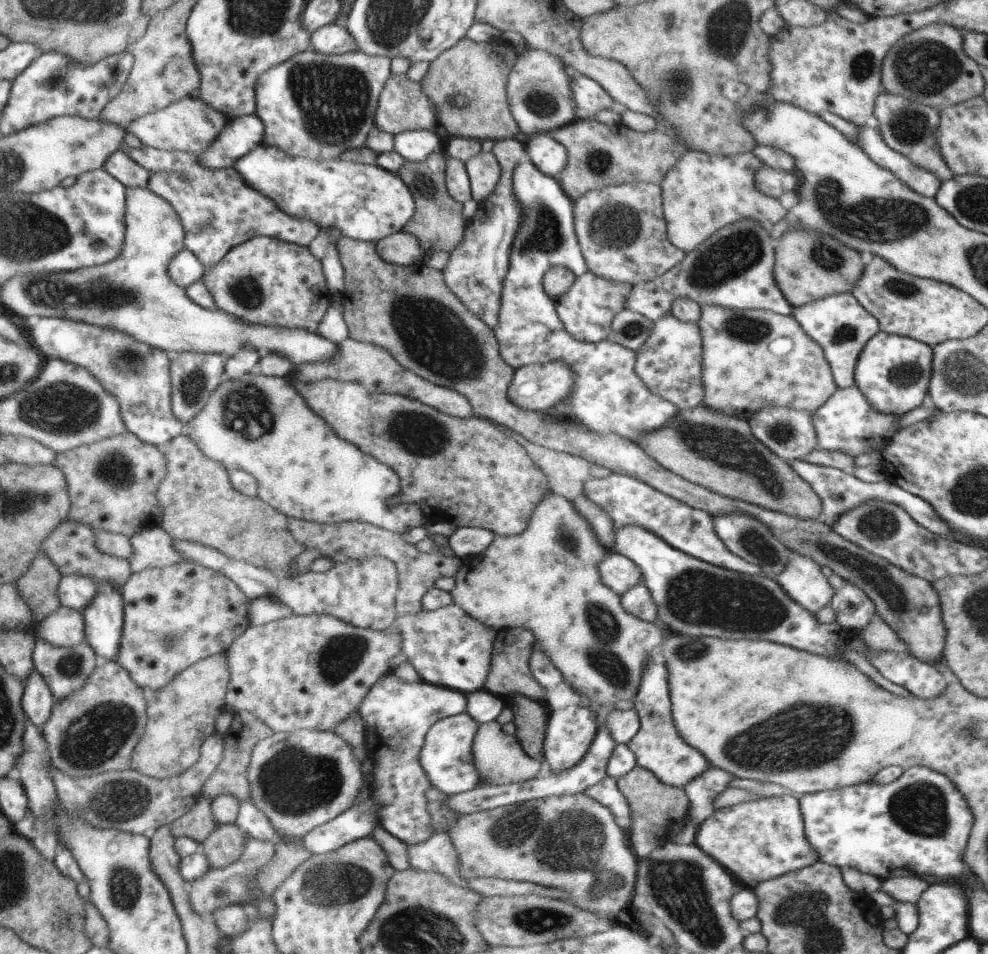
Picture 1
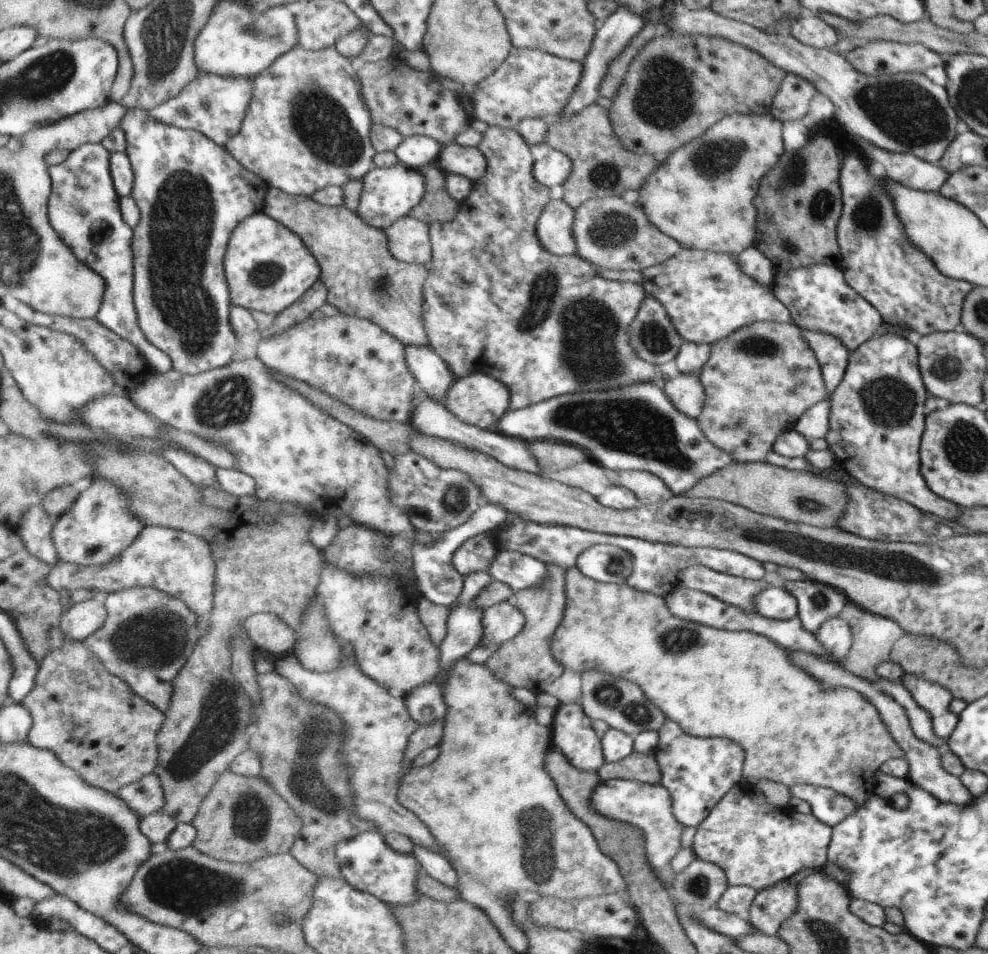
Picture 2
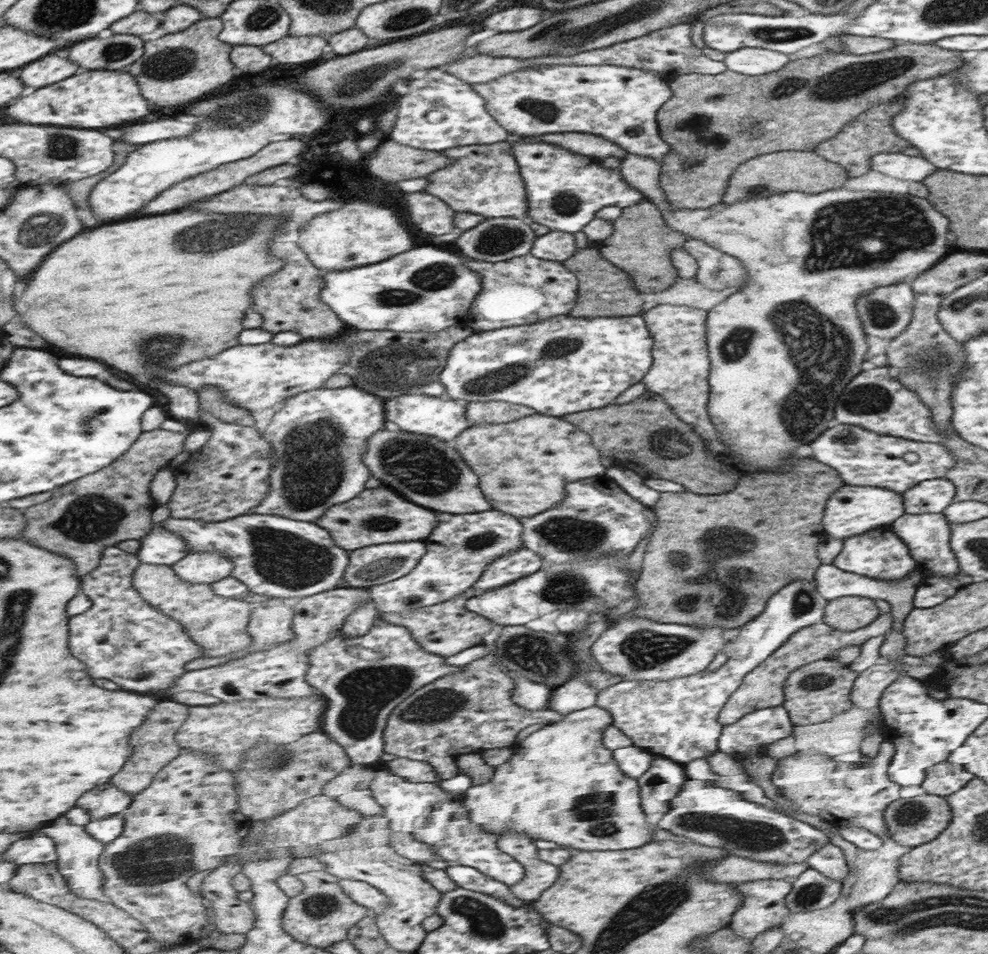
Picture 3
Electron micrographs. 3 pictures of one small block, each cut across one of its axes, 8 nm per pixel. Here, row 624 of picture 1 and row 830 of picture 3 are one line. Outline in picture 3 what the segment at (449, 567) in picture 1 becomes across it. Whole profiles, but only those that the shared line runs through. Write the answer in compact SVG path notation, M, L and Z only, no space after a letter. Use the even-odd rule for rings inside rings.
M596 704L590 706L590 708L582 708L582 710L570 712L570 714L565 715L558 724L544 726L542 730L538 730L527 736L522 742L512 748L513 753L510 760L497 766L493 777L486 784L478 786L472 785L465 792L463 805L469 810L470 820L480 825L483 831L497 834L498 838L508 833L524 833L529 834L530 838L534 838L534 840L550 840L550 842L556 842L556 844L567 847L573 851L626 850L640 848L648 844L651 838L653 838L653 834L655 834L654 830L657 826L651 825L646 819L646 814L641 807L641 794L639 793L639 784L636 784L636 779L626 776L622 770L620 770L617 762L612 758L612 750L604 748L604 744L602 744L602 732L610 725L612 725L610 712L604 710L604 708L600 708L600 706Z

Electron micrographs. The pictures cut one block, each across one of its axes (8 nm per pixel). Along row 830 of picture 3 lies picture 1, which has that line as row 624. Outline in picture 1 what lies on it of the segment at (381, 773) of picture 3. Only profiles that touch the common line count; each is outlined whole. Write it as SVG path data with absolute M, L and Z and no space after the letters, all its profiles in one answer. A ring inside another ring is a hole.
M452 603L433 611L424 608L412 615L398 616L395 624L391 625L388 632L396 633L403 638L402 653L404 652L407 655L421 681L459 690L466 695L483 688L491 667L491 658L493 657L498 630L483 625L458 605Z

